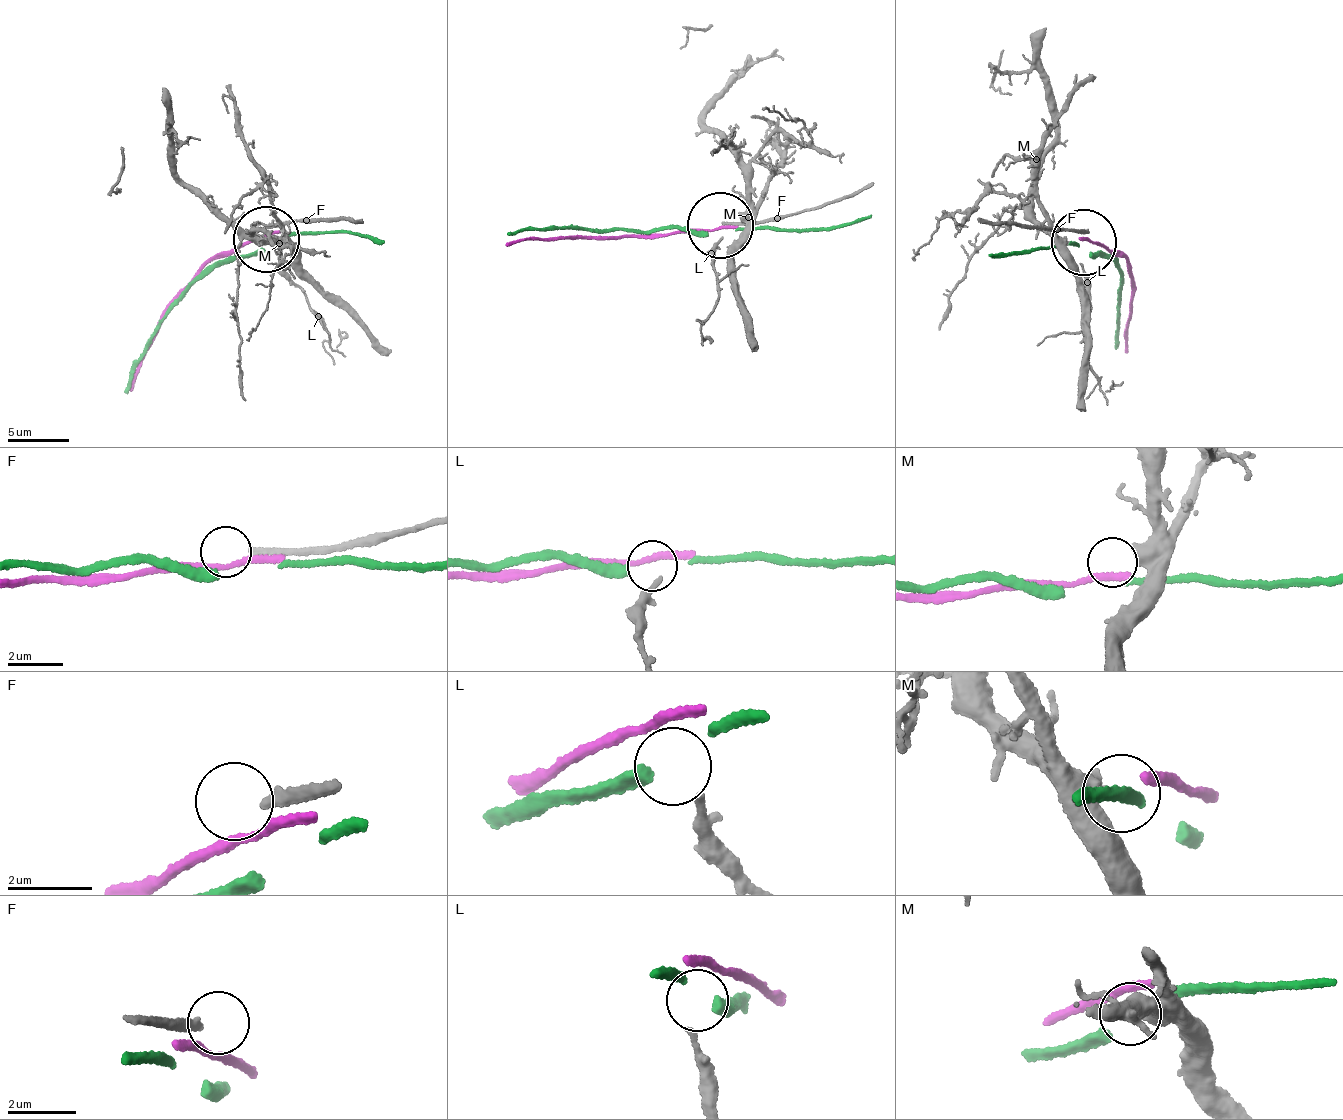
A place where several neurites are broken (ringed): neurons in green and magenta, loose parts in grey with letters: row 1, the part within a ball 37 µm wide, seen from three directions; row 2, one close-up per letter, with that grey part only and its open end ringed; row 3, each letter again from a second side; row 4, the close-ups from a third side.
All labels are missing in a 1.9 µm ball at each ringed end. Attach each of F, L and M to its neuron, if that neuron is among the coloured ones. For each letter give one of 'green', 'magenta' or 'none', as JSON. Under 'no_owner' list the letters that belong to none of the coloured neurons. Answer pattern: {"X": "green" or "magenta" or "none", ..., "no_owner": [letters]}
{"F": "none", "L": "green", "M": "none", "no_owner": ["F", "M"]}

